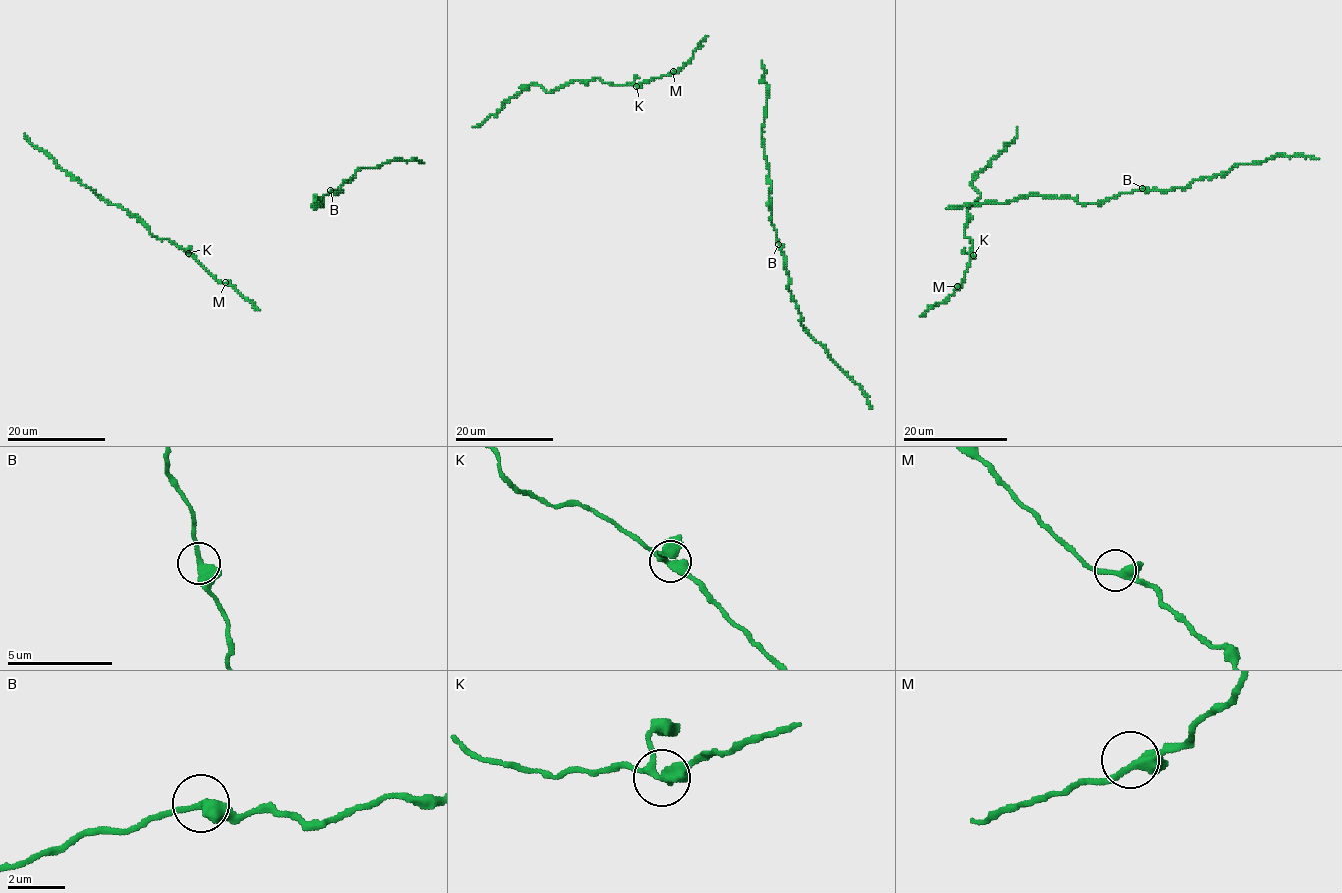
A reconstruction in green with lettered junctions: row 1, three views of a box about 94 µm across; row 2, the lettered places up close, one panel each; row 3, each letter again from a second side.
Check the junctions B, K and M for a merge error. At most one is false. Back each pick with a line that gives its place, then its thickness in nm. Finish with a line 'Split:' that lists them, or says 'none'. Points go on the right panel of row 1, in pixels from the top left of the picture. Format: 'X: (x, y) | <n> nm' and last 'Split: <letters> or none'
Split: none

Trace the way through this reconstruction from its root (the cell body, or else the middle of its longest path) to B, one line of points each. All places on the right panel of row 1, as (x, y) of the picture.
B: (968, 206), (1008, 203), (1031, 195), (1070, 196), (1083, 204), (1101, 204), (1121, 193), (1142, 188)

